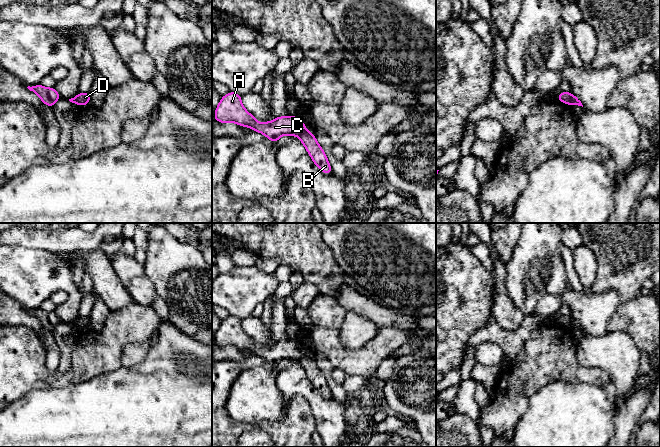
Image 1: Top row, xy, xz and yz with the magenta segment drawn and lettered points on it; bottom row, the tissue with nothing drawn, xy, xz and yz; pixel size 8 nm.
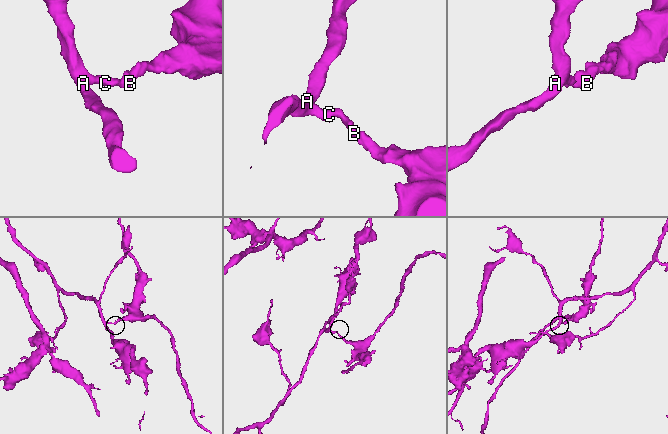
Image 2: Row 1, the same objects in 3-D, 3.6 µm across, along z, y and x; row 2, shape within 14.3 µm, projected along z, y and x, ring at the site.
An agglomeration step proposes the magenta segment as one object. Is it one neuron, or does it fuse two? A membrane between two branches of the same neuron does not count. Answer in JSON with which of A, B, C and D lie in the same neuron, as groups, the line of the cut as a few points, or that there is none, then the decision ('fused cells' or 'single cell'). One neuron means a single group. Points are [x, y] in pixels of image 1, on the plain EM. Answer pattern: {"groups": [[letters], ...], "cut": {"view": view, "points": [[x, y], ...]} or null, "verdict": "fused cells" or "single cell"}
{"groups": [["A", "C"], ["B", "D"]], "cut": {"view": "yz", "points": [[571, 319], [572, 328]]}, "verdict": "fused cells"}

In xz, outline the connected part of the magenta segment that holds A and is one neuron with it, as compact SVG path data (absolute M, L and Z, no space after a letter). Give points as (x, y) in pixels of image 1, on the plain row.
M229 316L223 320L215 334L214 343L219 347L234 346L239 350L251 351L276 367L283 359L301 360L307 356L299 341L291 339L276 341L271 346L259 347L242 329L241 319Z

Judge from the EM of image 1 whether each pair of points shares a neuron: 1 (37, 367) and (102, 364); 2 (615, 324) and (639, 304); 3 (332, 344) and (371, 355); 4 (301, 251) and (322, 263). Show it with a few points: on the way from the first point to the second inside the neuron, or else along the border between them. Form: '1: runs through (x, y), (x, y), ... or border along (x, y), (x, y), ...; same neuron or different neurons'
1: runs through (53, 377), (73, 376), (86, 364); same neuron
2: runs through (621, 321), (633, 310); same neuron
3: runs through (342, 354), (361, 355); same neuron
4: runs through (306, 253), (317, 263); same neuron

